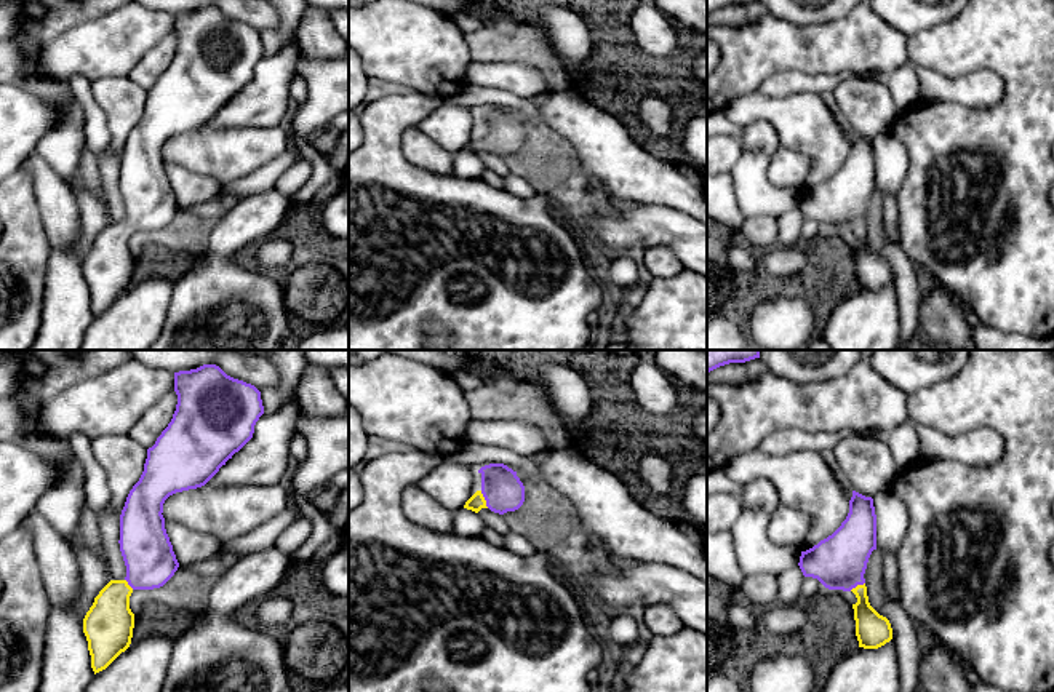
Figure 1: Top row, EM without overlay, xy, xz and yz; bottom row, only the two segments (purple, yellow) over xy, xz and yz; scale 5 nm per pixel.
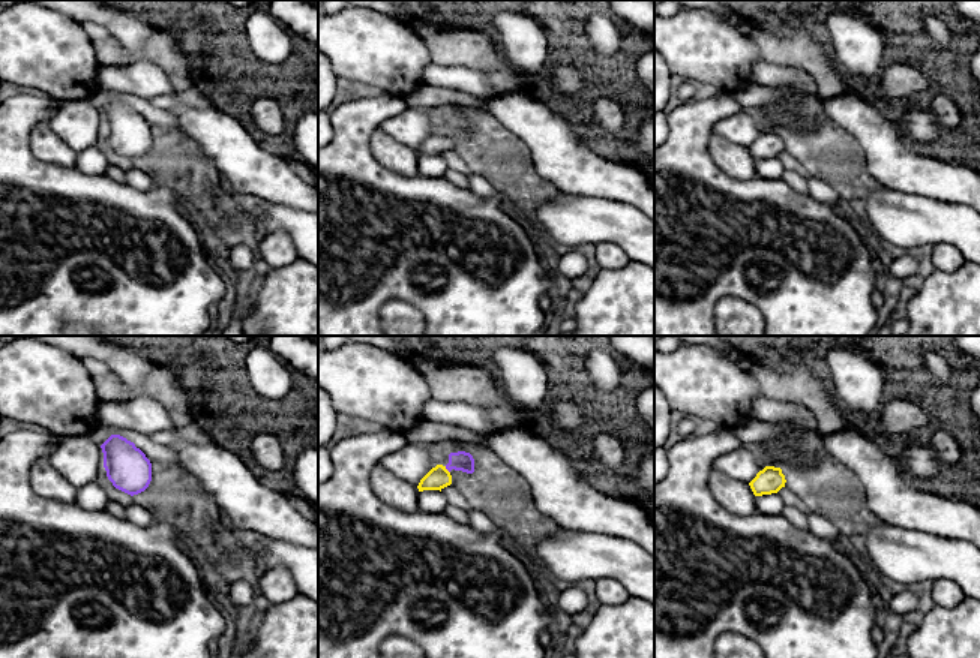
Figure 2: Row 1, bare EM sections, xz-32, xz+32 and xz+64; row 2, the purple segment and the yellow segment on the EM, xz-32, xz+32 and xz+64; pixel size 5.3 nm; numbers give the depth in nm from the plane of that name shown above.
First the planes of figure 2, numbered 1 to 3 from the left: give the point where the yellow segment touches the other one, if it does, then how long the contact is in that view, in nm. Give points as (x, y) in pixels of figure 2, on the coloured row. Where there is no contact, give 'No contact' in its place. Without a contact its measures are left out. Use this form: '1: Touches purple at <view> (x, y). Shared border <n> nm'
1: No contact
2: Touches purple at xz+32 (446, 468). Shared border 50 nm
3: No contact

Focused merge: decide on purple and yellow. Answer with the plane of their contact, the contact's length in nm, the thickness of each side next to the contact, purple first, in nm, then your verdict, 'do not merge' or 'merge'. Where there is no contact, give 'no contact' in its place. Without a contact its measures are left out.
contact in xz; length 100 nm; calibres 200 and 80 nm; merge

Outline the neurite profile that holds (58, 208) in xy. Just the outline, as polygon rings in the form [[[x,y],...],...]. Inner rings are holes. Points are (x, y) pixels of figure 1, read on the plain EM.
[[[32,153],[21,168],[34,182],[37,208],[51,248],[64,248],[74,243],[80,214],[69,185],[38,153]]]

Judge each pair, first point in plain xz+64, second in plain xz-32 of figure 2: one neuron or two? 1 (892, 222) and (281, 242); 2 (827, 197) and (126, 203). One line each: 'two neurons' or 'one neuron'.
1: two neurons
2: two neurons

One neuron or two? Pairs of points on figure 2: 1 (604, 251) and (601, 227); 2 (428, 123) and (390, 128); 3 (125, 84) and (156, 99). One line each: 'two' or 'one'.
1: two
2: one
3: two

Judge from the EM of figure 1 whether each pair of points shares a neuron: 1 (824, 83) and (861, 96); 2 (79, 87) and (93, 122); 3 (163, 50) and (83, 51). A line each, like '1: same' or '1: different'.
1: different
2: same
3: different

